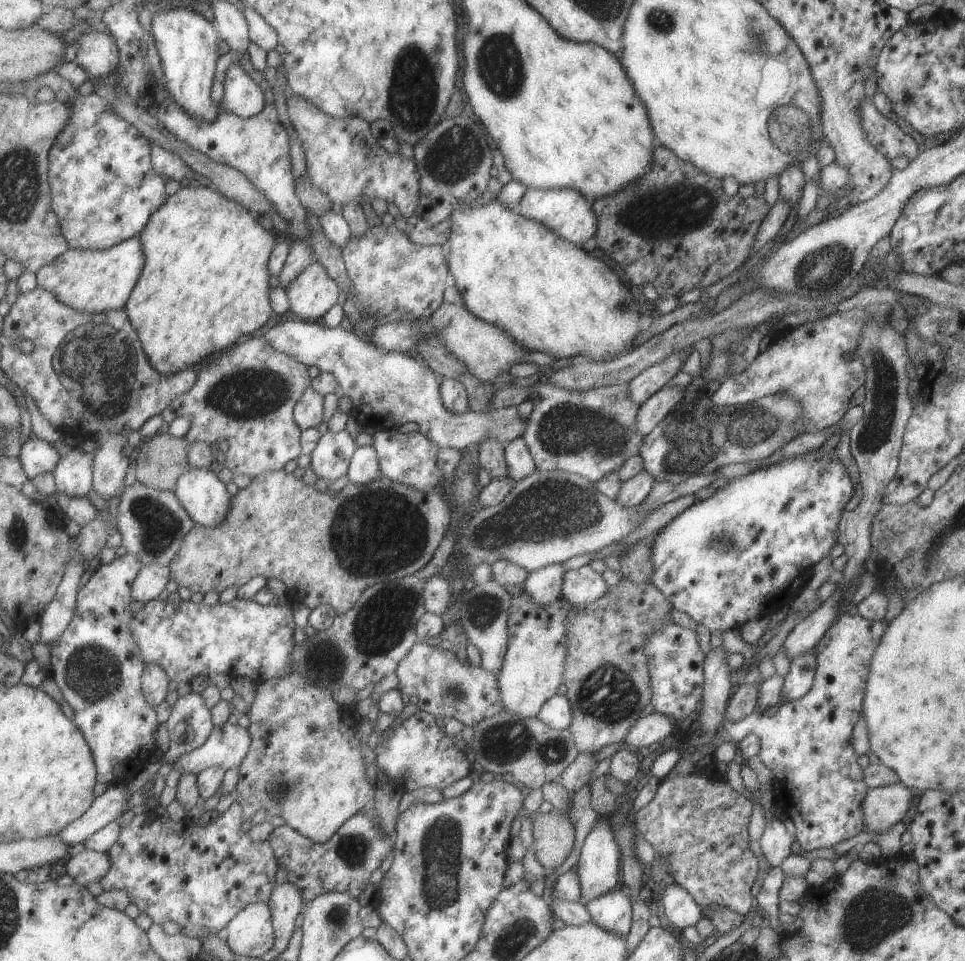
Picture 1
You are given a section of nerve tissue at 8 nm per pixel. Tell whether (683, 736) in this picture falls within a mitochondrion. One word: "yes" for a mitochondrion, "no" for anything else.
no

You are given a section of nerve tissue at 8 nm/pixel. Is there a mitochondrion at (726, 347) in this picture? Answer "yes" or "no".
yes

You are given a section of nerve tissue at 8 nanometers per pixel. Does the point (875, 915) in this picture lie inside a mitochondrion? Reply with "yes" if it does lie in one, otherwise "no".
yes

